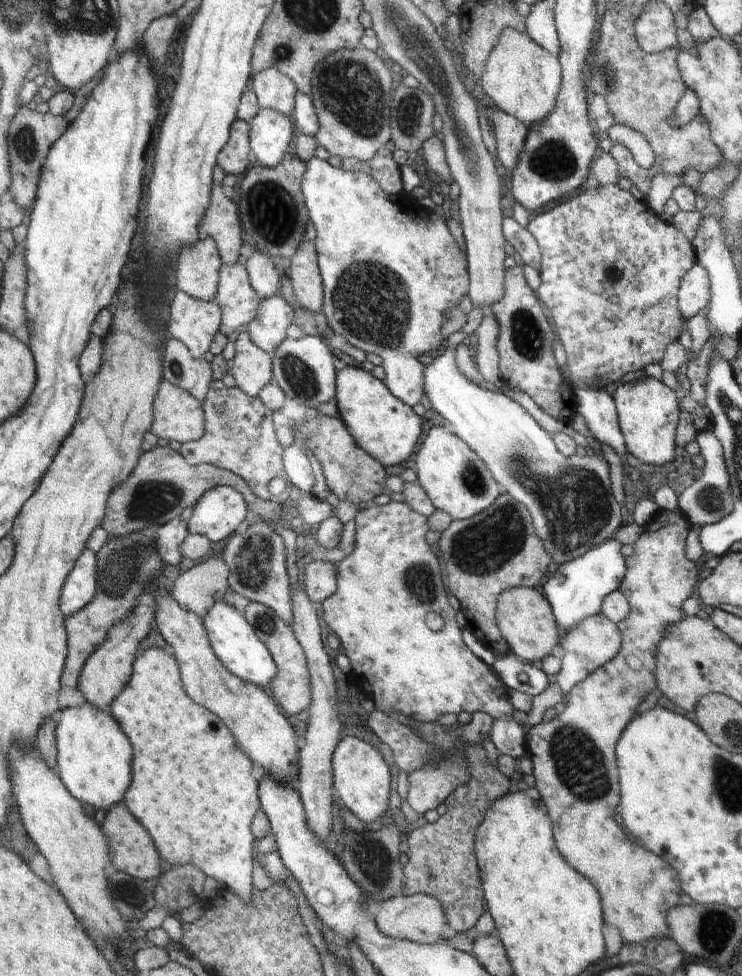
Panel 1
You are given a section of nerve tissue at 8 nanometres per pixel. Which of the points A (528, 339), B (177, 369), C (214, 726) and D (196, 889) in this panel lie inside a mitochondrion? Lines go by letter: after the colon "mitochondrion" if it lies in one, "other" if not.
A: mitochondrion
B: mitochondrion
C: other
D: other

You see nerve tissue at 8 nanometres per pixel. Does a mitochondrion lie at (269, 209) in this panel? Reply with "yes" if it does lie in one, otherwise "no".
yes

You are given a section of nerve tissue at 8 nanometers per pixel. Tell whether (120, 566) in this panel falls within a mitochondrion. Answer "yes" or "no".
yes

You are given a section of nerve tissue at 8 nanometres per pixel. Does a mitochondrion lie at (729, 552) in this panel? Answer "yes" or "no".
no

